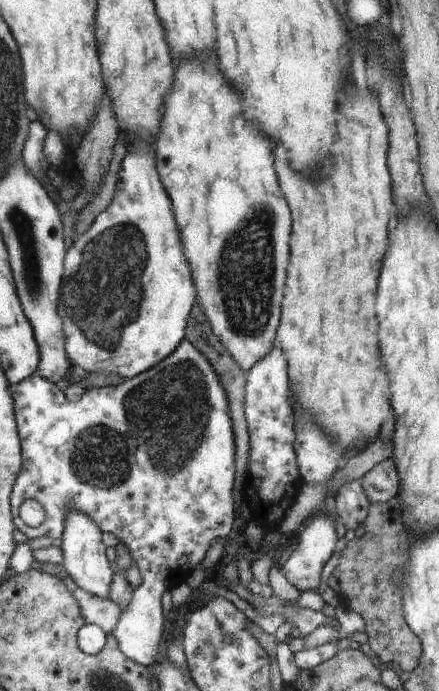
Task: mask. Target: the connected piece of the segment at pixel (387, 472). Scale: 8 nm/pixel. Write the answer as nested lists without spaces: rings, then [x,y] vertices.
[[[392,458],[380,461],[362,478],[362,486],[370,503],[388,502],[399,494],[399,476]]]

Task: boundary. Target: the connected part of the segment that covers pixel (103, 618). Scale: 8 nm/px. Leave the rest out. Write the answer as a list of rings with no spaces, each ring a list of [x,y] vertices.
[[[80,588],[73,594],[79,602],[79,611],[82,612],[86,624],[95,624],[105,633],[112,633],[120,619],[120,606],[109,599],[92,596]]]

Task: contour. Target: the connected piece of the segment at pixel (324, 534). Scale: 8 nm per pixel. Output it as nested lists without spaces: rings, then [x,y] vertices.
[[[317,512],[306,521],[300,528],[298,533],[298,548],[293,551],[290,558],[281,567],[282,573],[286,576],[286,580],[295,586],[301,593],[305,590],[316,590],[319,586],[320,574],[324,564],[330,560],[334,553],[337,542],[337,534],[335,530],[335,518],[328,517],[322,512]]]

